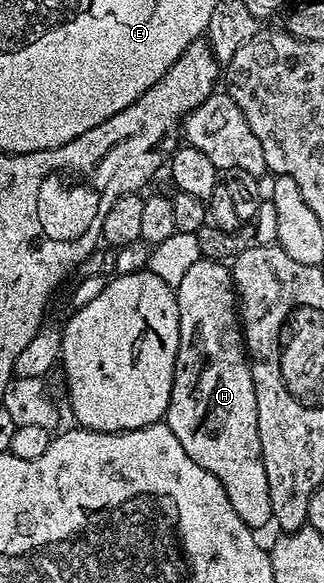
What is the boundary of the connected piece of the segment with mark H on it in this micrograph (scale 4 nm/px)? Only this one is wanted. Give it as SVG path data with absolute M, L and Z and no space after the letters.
M202 257L198 261L194 261L194 265L190 265L189 271L182 277L182 285L178 285L174 290L176 304L178 305L180 340L178 341L176 368L174 369L170 401L168 402L166 425L174 433L174 437L178 437L178 445L182 445L182 449L186 449L186 457L190 457L190 461L202 465L202 469L206 469L210 473L214 473L214 477L218 477L222 489L226 489L226 493L230 497L230 505L234 505L234 513L238 513L238 517L242 517L242 521L246 521L248 527L261 529L260 527L269 526L272 523L272 506L270 505L270 493L268 492L268 482L266 481L266 465L262 465L262 441L258 437L258 401L254 393L252 365L248 358L244 341L242 320L236 298L236 286L232 284L231 270L219 259L205 259Z

